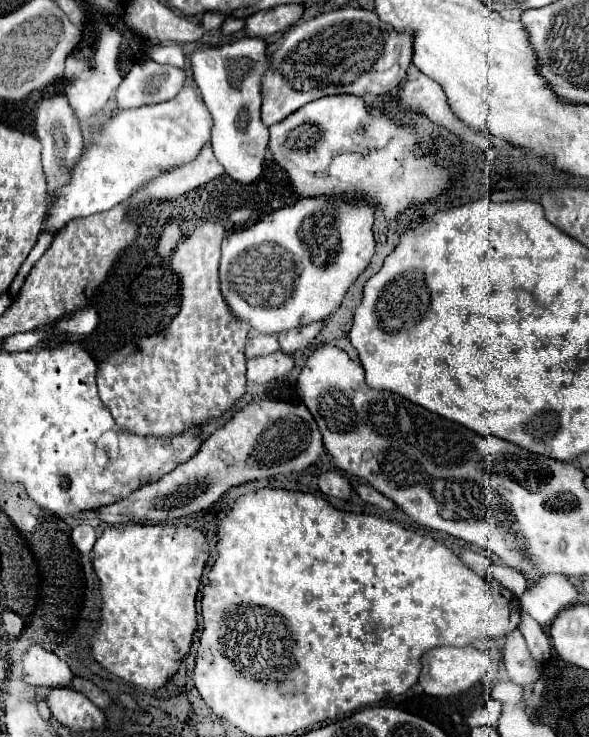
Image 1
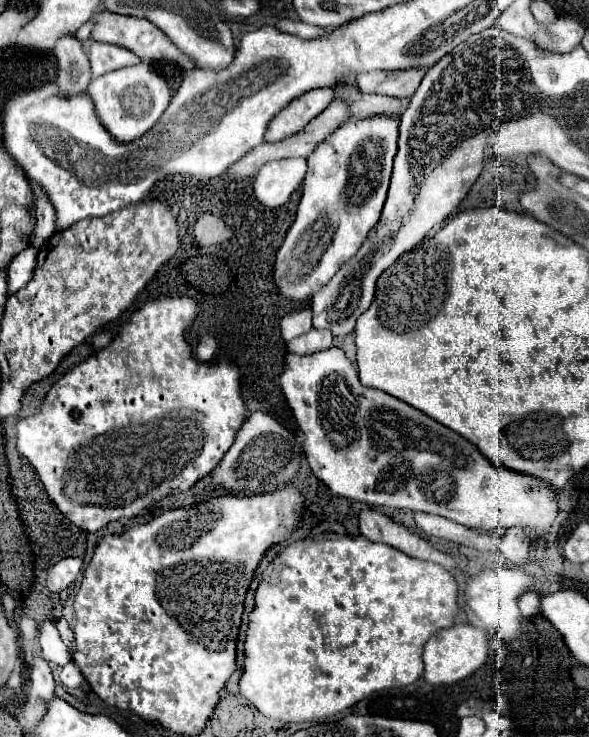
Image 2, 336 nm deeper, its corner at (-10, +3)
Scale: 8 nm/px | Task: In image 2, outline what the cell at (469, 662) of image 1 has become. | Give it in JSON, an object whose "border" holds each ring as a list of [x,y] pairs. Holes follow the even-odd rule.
{"border":[[[454,624],[438,630],[424,646],[424,680],[428,684],[454,684],[482,666],[488,654],[486,634],[472,624]]]}

